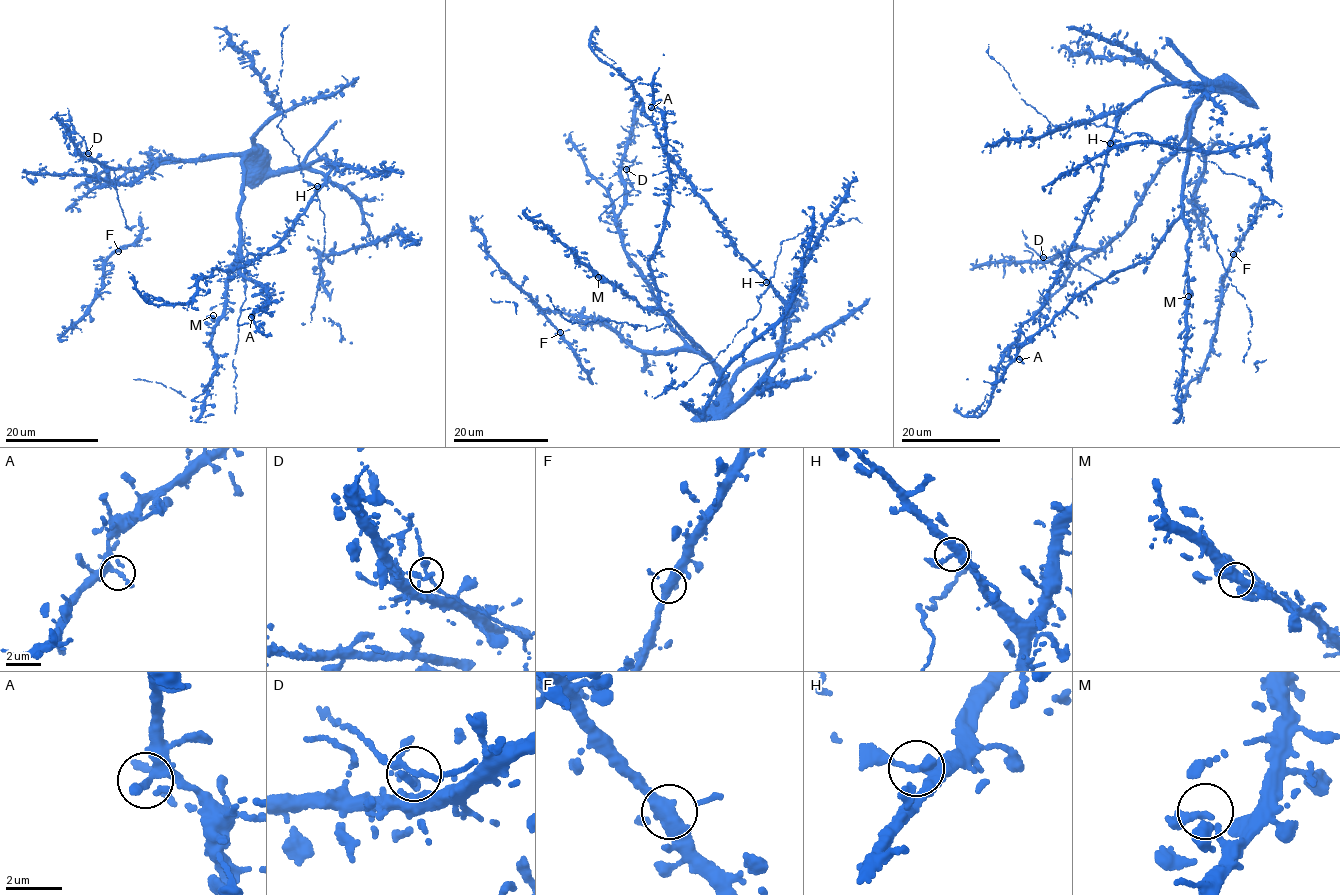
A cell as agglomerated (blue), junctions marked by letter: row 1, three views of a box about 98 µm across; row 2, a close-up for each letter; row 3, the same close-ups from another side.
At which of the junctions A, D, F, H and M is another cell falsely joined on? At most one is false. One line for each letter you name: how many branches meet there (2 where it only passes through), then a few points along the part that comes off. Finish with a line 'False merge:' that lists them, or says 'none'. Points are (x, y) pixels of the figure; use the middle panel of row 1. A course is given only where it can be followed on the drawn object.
False merge: none

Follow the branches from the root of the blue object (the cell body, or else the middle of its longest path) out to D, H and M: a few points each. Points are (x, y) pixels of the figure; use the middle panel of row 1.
D: (778, 349), (721, 414), (720, 372), (673, 328), (625, 251), (624, 158), (627, 169)
H: (778, 349), (784, 307), (773, 288), (766, 282)
M: (778, 349), (745, 400), (721, 414), (723, 385), (710, 358), (661, 311), (643, 306), (617, 285), (598, 277)

